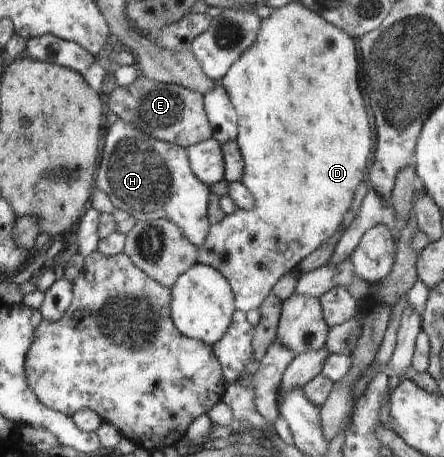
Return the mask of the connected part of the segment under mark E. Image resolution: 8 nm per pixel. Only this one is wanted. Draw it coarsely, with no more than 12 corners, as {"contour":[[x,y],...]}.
{"contour":[[138,78],[107,96],[124,124],[188,148],[213,138],[203,95]]}

